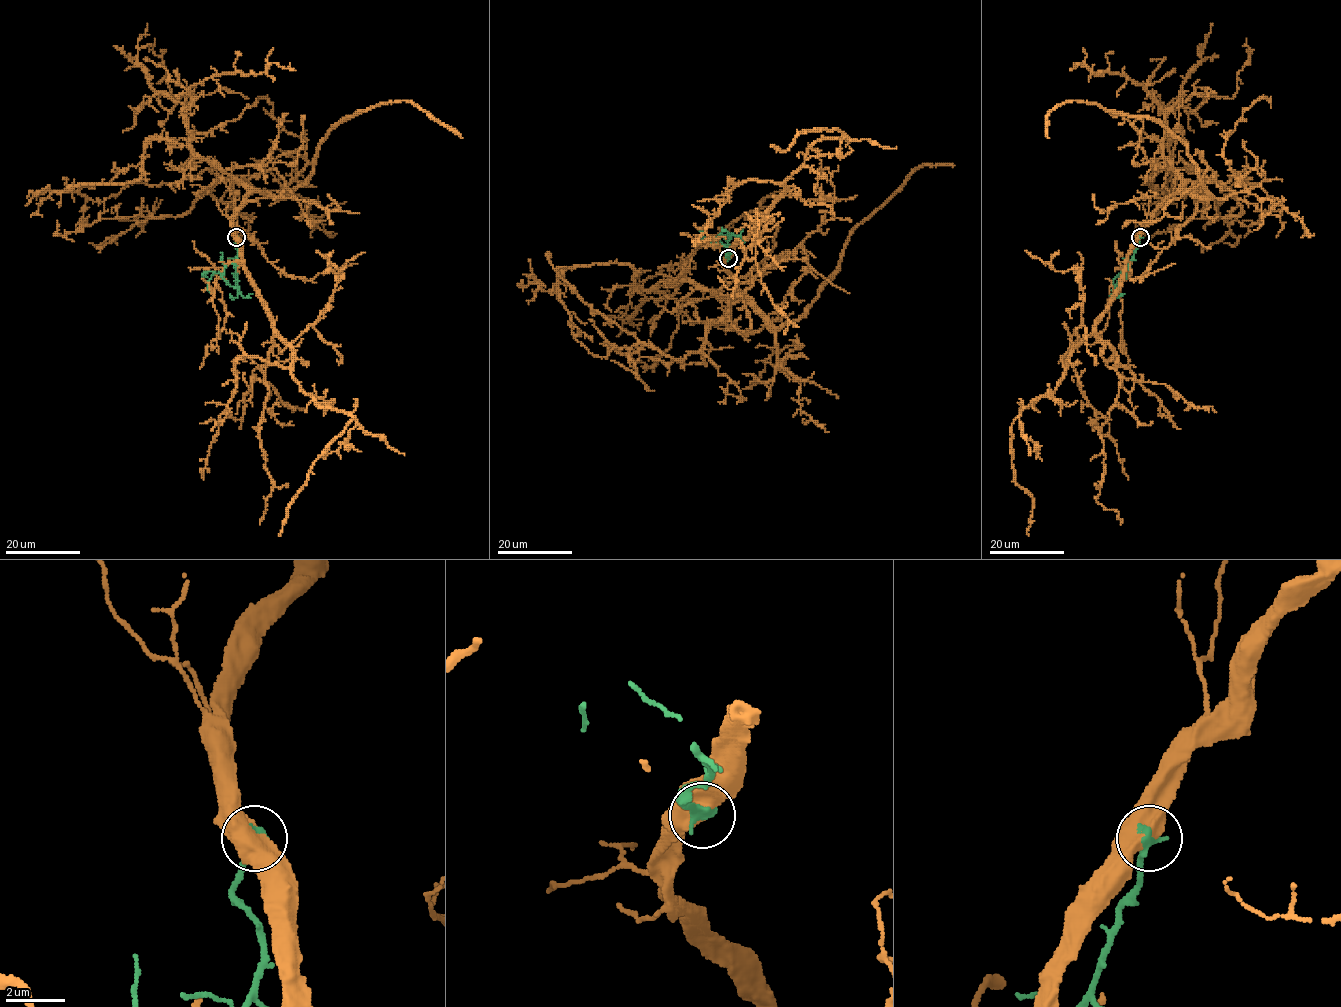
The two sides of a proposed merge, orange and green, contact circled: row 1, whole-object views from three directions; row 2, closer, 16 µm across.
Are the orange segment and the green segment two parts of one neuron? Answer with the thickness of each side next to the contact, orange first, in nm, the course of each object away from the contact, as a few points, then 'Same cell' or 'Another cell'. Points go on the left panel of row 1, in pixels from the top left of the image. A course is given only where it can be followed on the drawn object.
Thickness 550 nm (orange) against 320 nm. Course of orange: (237, 238), (233, 214), (248, 190), (163, 139), (151, 139), (136, 180), (66, 190), (86, 198), (75, 230). Course of green: (237, 238), (236, 285), (231, 287), (213, 272), (208, 288), (212, 292). Another cell

